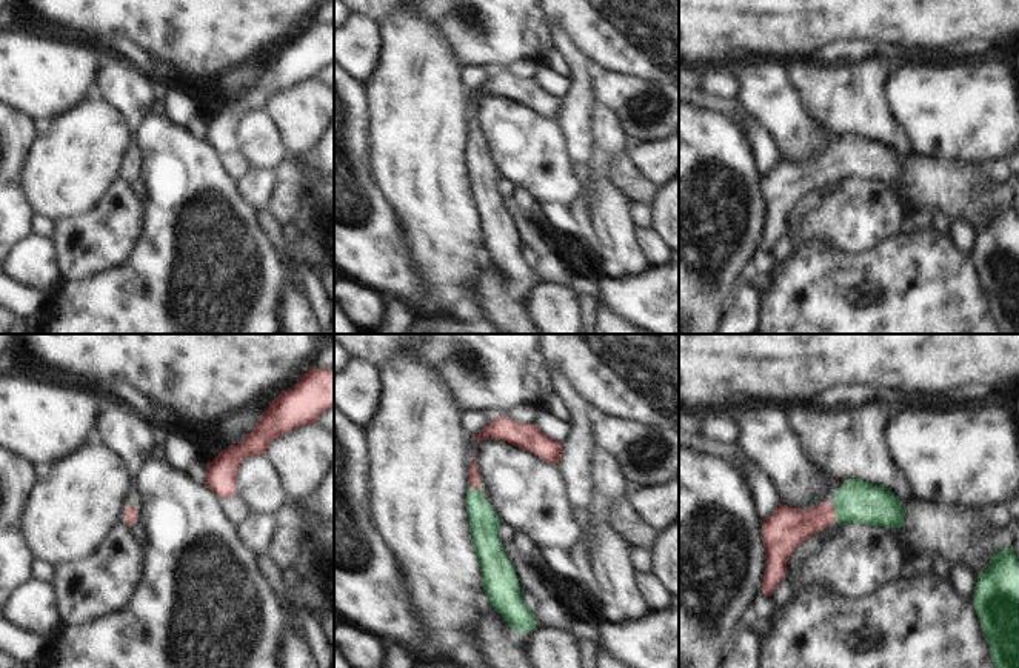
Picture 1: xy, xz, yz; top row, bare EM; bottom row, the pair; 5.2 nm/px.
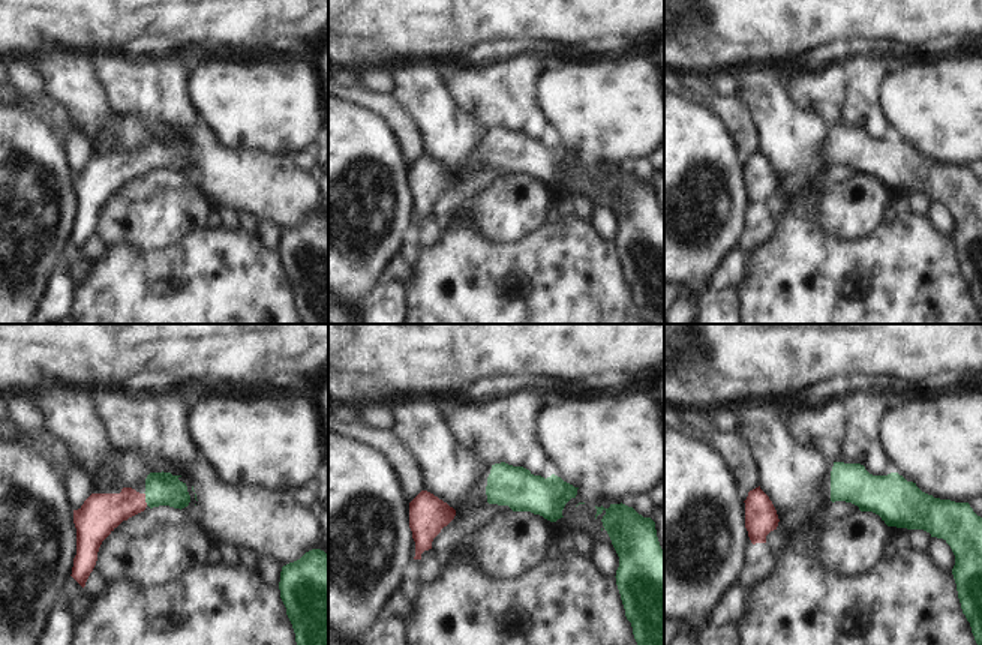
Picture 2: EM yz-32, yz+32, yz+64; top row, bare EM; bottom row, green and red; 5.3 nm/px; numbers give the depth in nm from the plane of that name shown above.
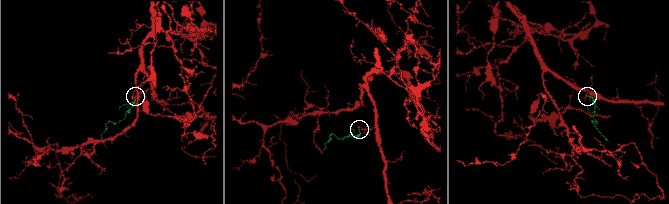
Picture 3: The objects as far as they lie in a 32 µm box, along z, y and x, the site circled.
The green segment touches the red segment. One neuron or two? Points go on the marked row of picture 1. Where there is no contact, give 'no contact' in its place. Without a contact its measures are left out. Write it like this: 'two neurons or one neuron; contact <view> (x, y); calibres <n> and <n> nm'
one neuron; contact yz (836, 513); calibres 220 and 190 nm

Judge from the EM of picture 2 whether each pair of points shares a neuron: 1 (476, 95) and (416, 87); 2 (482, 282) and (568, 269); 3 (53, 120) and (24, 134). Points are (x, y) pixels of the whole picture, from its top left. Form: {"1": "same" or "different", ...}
{"1": "different", "2": "same", "3": "different"}

